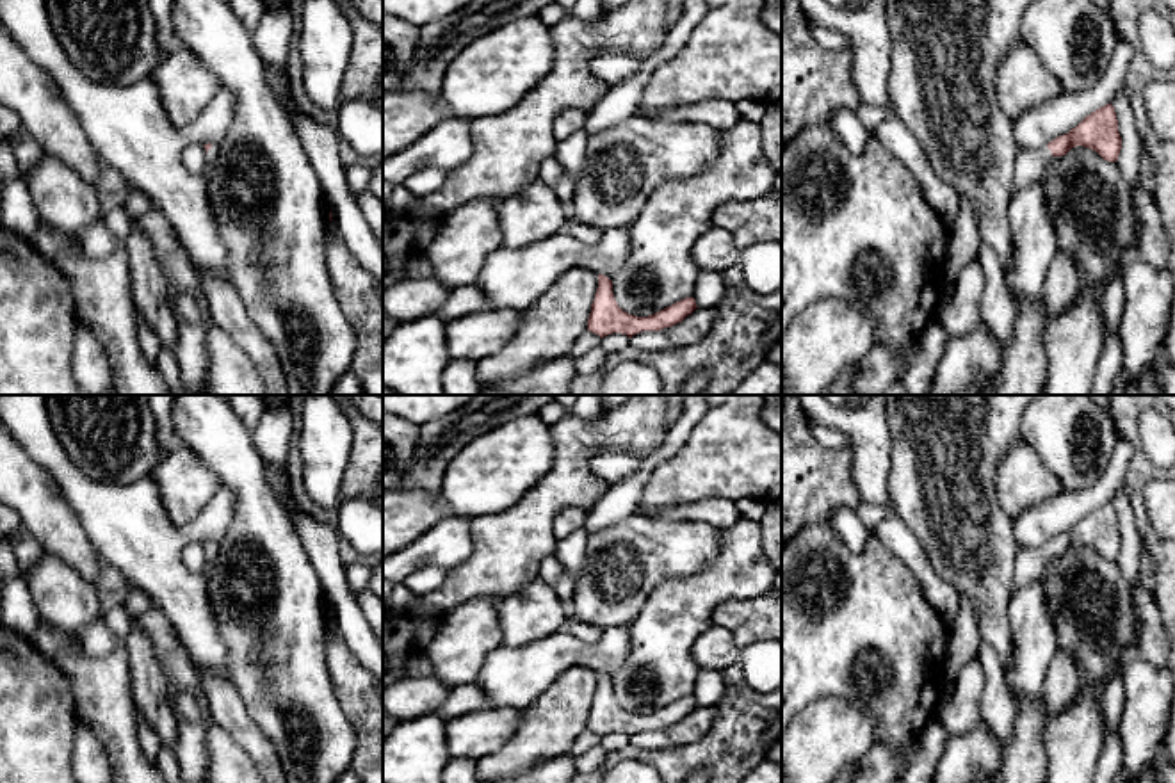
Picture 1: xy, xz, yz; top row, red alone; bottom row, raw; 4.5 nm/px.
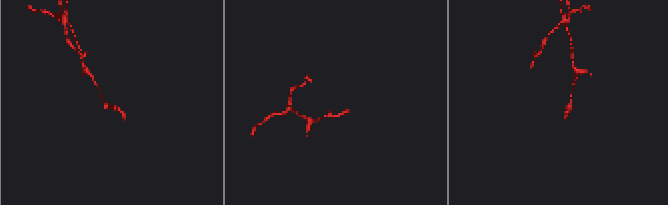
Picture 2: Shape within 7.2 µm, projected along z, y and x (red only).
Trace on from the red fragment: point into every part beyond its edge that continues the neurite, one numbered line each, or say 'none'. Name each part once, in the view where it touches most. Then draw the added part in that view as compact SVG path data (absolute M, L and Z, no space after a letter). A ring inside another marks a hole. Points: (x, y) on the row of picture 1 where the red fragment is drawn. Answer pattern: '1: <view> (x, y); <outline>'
1: yz (1031, 162); M1022 148L1015 165L1011 192L1041 178L1043 169L1049 165L1052 153L1043 148Z

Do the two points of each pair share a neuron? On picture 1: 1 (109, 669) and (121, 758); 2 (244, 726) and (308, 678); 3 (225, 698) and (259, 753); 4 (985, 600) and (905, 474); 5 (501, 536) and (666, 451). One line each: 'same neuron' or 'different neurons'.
1: same neuron
2: different neurons
3: same neuron
4: same neuron
5: different neurons

